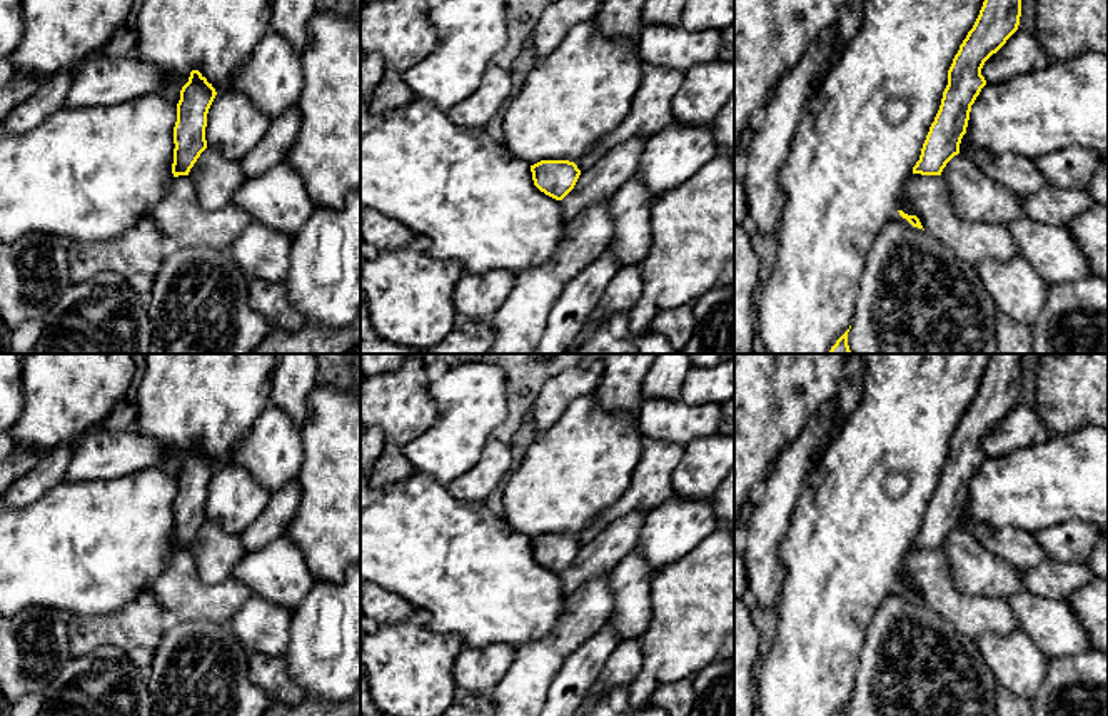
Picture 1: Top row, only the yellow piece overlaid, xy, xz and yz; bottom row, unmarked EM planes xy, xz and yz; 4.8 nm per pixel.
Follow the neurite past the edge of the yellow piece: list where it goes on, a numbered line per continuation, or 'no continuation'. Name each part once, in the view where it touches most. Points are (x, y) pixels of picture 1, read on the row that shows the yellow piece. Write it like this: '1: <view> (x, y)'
1: yz (861, 134)

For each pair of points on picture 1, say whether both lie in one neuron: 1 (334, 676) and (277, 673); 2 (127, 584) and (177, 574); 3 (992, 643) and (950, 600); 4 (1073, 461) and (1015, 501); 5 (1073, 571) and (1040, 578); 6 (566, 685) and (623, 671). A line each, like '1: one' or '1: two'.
1: two
2: two
3: two
4: one
5: one
6: two

